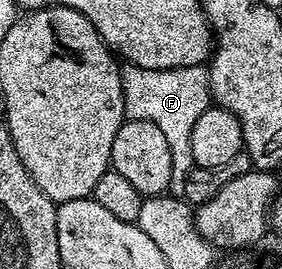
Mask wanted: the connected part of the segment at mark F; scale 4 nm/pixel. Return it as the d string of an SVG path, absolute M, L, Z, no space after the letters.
M125 64L121 70L121 85L126 117L155 122L155 126L163 130L163 138L167 138L167 146L171 146L172 187L179 190L185 185L186 174L195 166L191 158L191 129L199 114L211 106L208 67L196 64L186 68L147 70L134 64Z

